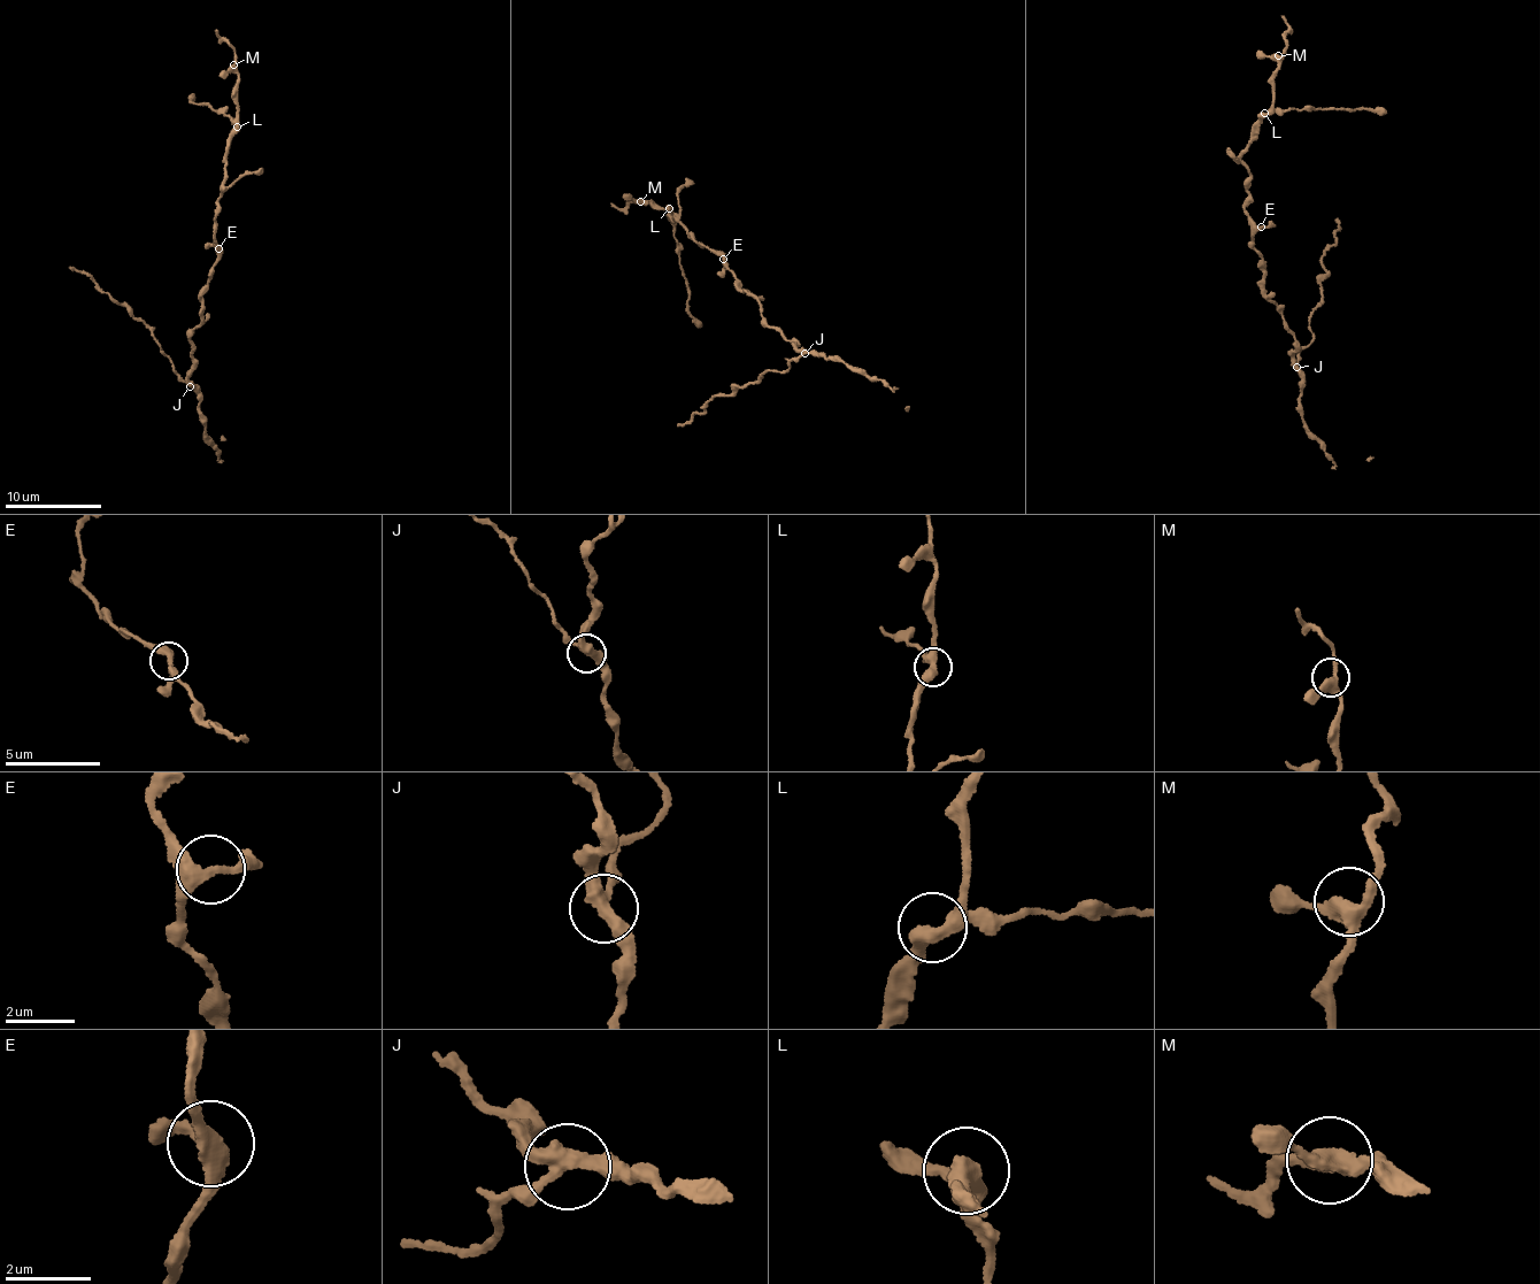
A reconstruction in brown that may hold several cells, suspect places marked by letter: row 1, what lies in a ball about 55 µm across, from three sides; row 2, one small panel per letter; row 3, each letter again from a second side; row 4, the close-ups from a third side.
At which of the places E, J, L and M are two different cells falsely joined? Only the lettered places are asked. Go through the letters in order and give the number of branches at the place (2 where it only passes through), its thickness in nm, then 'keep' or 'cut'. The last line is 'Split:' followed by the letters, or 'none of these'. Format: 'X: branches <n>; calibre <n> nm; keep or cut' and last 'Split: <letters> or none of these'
E: branches 3; calibre 280 nm; keep
J: branches 3; calibre 340 nm; cut
L: branches 3; calibre 360 nm; keep
M: branches 3; calibre 320 nm; keep
Split: J

